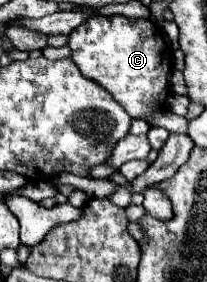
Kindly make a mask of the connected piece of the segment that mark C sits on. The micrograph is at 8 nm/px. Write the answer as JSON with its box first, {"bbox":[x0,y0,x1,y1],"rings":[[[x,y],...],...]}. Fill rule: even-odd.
{"bbox":[68,16,172,122],"rings":[[[90,16],[70,34],[68,46],[80,72],[104,86],[132,118],[148,122],[156,110],[164,110],[170,92],[168,74],[172,70],[172,50],[154,22],[126,16]]]}

